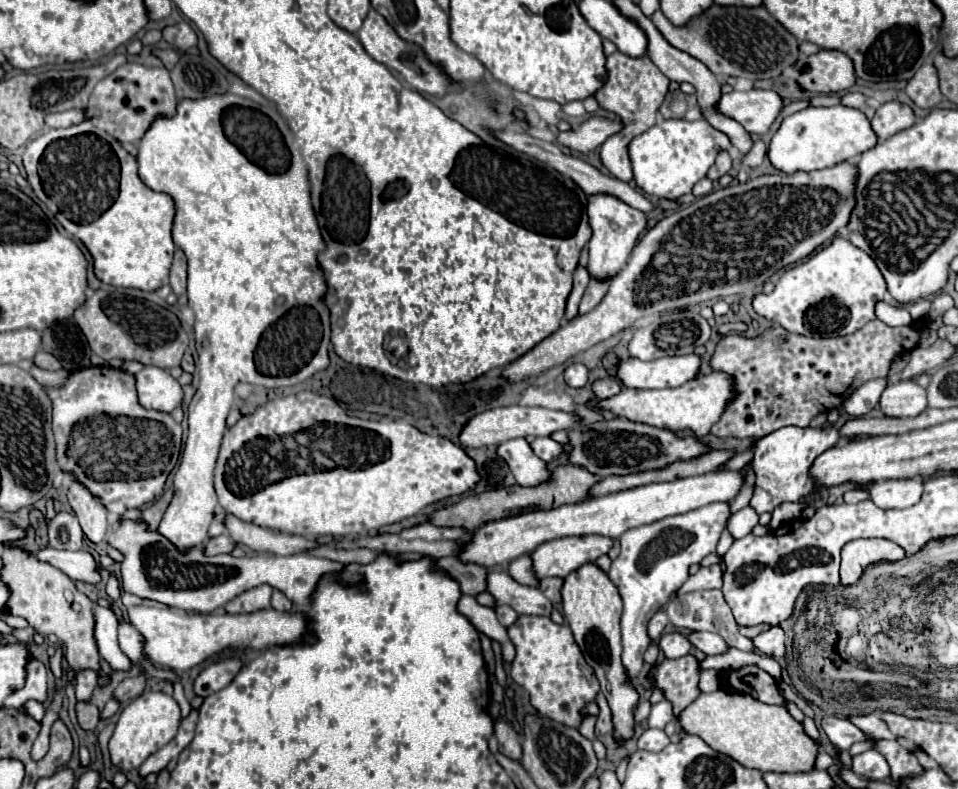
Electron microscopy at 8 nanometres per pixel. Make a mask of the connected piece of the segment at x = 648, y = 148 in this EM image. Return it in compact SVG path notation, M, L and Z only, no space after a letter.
M698 104L689 108L687 112L686 120L682 118L661 120L647 132L635 136L629 144L629 158L633 162L635 182L649 196L671 200L691 192L693 184L705 178L707 170L715 162L715 156L721 150L729 150L733 146L729 138L721 134L721 130L709 126L709 122L703 120Z

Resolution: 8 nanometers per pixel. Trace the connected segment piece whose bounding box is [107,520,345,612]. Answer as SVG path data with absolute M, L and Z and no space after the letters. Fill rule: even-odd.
M125 520L121 524L113 522L107 534L107 542L125 554L121 562L121 586L125 592L187 612L213 612L241 592L261 584L269 584L281 590L297 608L307 610L309 598L313 598L313 586L317 586L317 578L321 578L321 574L341 574L341 570L345 570L345 564L341 562L315 558L309 554L257 554L243 558L233 558L231 554L205 556L203 546L181 554L159 532L147 532L145 524L135 524L133 520Z

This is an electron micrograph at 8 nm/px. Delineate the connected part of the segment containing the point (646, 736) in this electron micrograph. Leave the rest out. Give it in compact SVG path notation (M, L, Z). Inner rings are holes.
M647 728L647 730L639 736L639 740L637 740L637 746L639 746L641 750L649 750L649 752L659 752L659 750L663 750L667 744L669 744L667 734L665 734L663 730L657 730L657 728Z

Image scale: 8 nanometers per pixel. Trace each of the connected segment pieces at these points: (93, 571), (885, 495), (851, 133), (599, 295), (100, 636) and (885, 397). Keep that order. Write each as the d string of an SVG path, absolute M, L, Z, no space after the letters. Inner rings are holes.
M45 546L39 550L31 550L29 554L33 554L33 556L41 558L43 562L59 568L61 572L65 572L75 582L87 582L87 584L99 584L101 582L97 560L85 550L69 552L69 550L57 550L57 548Z
M899 478L875 482L869 488L871 500L879 508L909 508L919 502L923 492L923 480L919 478Z
M829 106L829 108L805 108L787 116L779 130L773 134L769 144L771 164L785 172L793 174L797 170L823 170L835 166L843 160L853 160L865 150L871 150L877 144L877 134L871 128L871 122L861 110L847 106Z
M591 280L585 294L583 294L583 300L579 304L579 314L587 314L589 310L593 310L603 300L603 296L607 294L607 288L609 288L609 282Z
M97 604L93 608L93 612L95 612L95 640L97 640L101 658L111 664L113 672L129 670L131 662L119 650L119 644L117 644L117 626L119 626L117 616L113 614L111 608L103 608Z
M901 380L893 386L887 386L881 394L881 410L885 416L911 418L927 408L925 388L915 384L915 380Z

